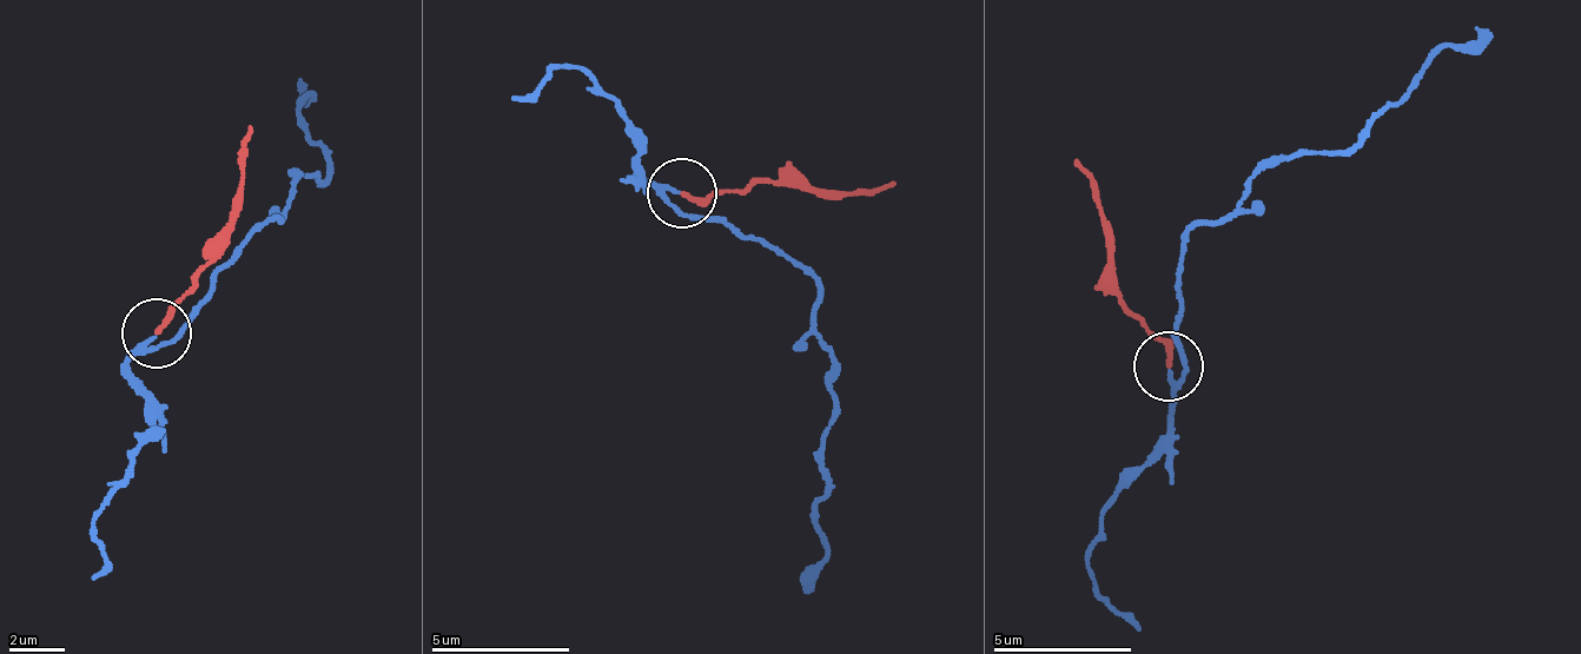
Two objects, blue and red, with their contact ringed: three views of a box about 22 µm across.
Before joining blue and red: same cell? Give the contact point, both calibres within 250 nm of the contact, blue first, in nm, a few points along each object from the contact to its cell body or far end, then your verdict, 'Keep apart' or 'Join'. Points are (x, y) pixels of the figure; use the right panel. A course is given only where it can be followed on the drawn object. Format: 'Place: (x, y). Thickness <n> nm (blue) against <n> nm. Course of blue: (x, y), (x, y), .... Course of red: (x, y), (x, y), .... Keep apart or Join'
Place: (1169, 367). Thickness 140 nm (blue) against 200 nm. Course of blue: (1169, 368), (1186, 365), (1179, 265), (1199, 223), (1284, 158), (1341, 152), (1442, 47), (1496, 34). Course of red: (1169, 368), (1116, 282), (1097, 182), (1075, 159). Keep apart

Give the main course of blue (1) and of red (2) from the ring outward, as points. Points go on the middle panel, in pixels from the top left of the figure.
1: (682, 193), (667, 200), (778, 250), (820, 294), (835, 421), (814, 526), (826, 549), (804, 595)
2: (682, 193), (787, 184), (870, 196), (898, 184)

